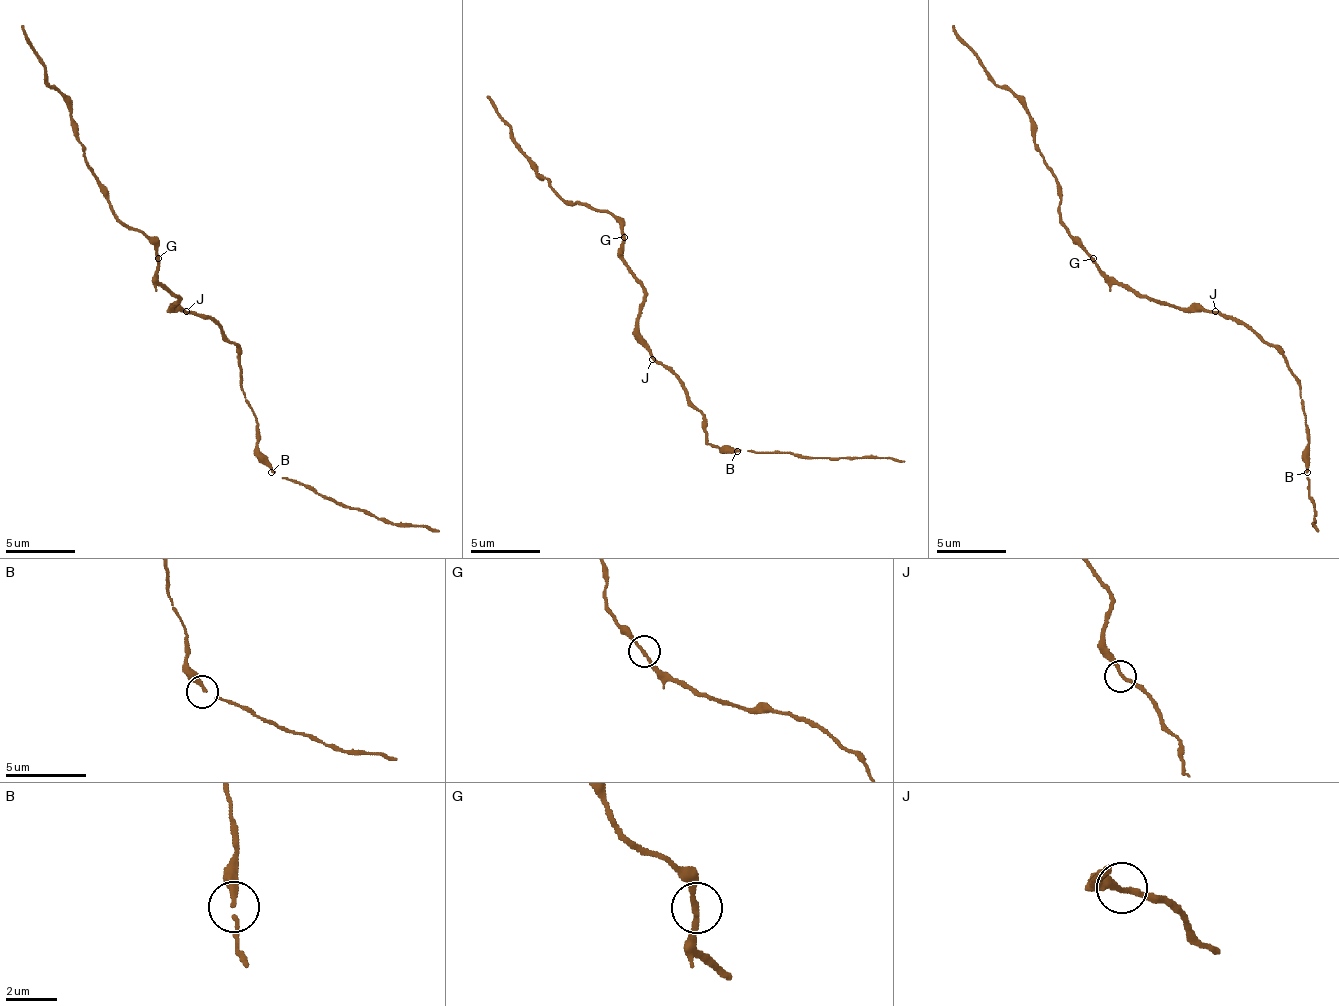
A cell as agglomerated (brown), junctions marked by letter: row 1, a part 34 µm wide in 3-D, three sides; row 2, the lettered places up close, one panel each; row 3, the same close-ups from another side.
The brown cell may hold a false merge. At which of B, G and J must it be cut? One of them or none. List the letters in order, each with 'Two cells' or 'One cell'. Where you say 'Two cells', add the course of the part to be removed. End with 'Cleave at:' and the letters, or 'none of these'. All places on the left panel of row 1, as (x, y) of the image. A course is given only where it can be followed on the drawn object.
B: One cell
G: One cell
J: One cell
Cleave at: none of these

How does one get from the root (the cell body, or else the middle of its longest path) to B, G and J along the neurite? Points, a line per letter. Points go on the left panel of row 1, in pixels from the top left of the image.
B: (172, 307), (204, 314), (239, 349), (242, 395), (256, 419), (256, 454), (270, 472)
G: (172, 307), (176, 297), (158, 279), (158, 258)
J: (172, 307), (186, 311)

